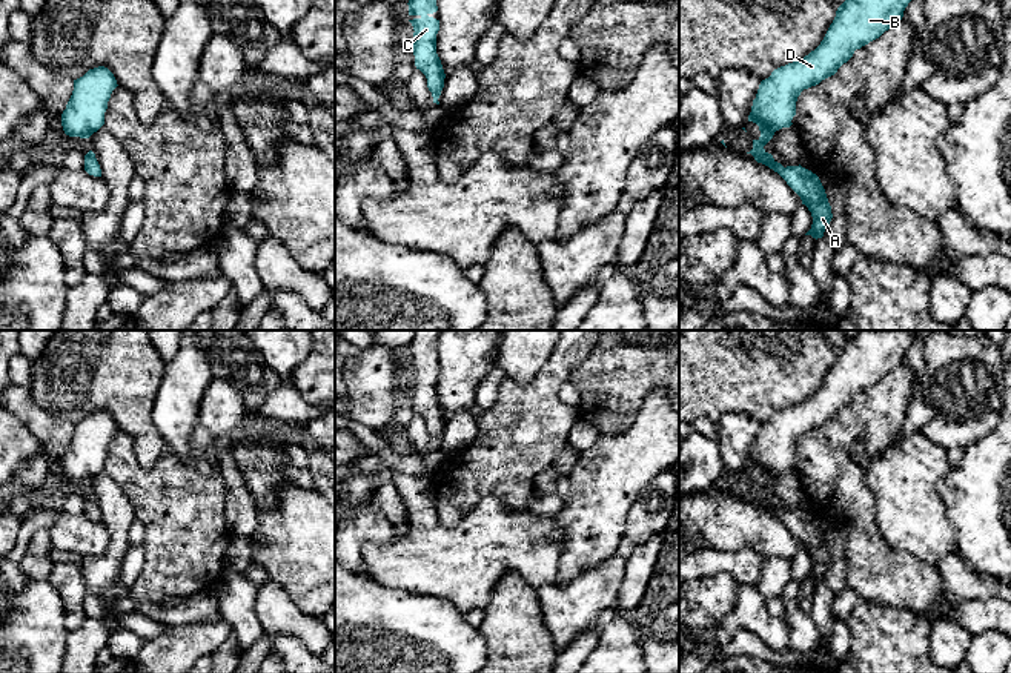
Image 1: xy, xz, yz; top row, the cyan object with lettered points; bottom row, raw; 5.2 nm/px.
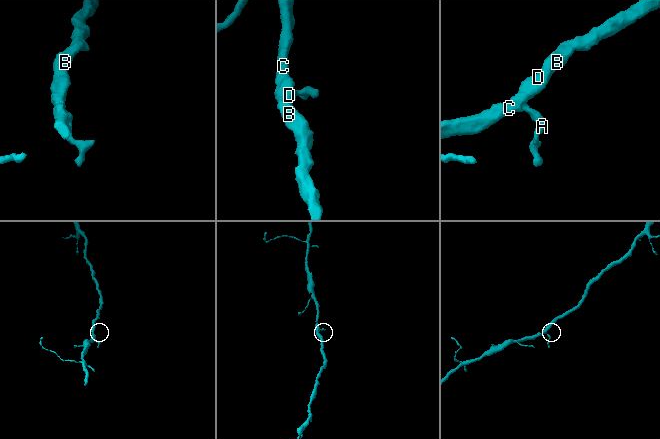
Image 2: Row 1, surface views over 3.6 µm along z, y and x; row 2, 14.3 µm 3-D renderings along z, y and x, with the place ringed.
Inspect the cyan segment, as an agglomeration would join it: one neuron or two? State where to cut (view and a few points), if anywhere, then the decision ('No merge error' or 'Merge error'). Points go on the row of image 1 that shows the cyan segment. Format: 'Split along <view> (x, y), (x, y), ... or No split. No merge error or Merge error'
No split. No merge error

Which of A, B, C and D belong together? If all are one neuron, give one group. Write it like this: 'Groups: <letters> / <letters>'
Groups: A B C D

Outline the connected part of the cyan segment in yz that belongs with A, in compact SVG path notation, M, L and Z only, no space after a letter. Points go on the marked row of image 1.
M845 0L836 11L820 45L801 60L781 66L761 81L753 100L748 121L759 126L761 137L753 140L751 154L777 172L801 197L813 217L811 229L805 235L822 238L833 214L825 189L816 174L799 166L784 167L764 146L774 132L790 128L796 115L796 101L804 89L819 85L834 75L856 49L879 38L903 17L911 0Z

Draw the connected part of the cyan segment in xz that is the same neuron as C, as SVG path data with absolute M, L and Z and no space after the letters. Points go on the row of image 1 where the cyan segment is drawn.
M409 0L409 20L413 26L413 55L415 66L427 78L427 88L432 92L433 103L439 104L438 98L444 88L444 69L436 54L436 34L439 31L439 20L432 14L438 11L436 0Z

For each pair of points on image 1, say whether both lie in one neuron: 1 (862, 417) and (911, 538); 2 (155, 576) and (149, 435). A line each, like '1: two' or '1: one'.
1: two
2: two

